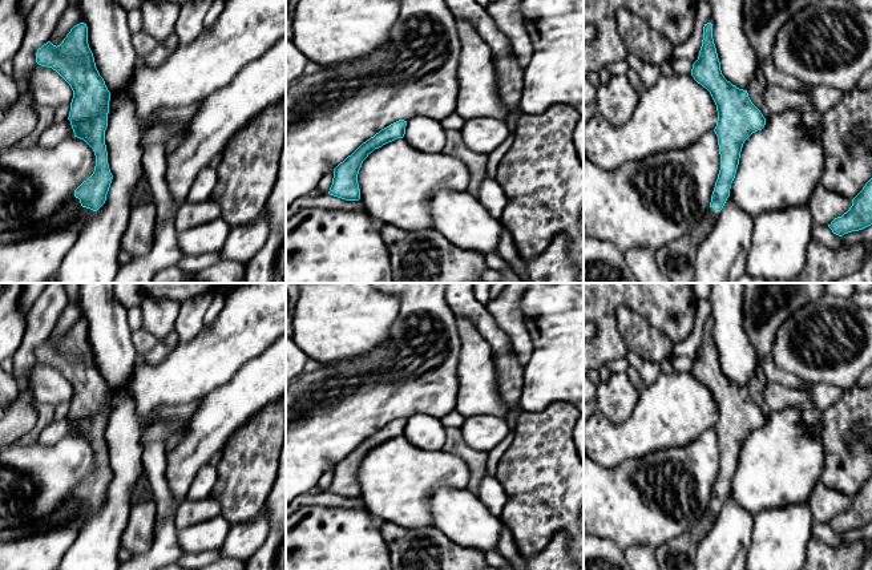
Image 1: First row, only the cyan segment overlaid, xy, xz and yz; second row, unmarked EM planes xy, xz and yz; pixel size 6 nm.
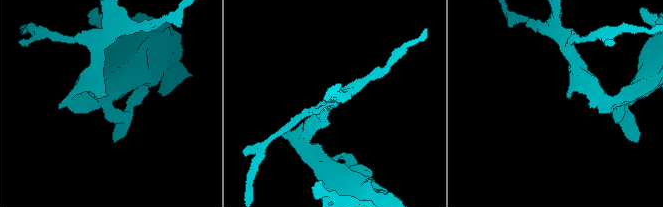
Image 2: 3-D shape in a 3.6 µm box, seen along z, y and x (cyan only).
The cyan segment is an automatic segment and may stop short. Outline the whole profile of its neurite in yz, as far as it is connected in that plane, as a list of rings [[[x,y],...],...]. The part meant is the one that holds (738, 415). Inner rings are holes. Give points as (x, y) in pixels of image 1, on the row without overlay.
[[[711,320],[703,324],[702,344],[691,373],[710,389],[716,403],[718,419],[714,429],[718,434],[720,468],[702,520],[686,535],[678,535],[657,547],[655,557],[661,570],[695,569],[697,549],[730,494],[743,441],[766,423],[766,416],[751,400],[747,388],[736,385],[722,372]]]

